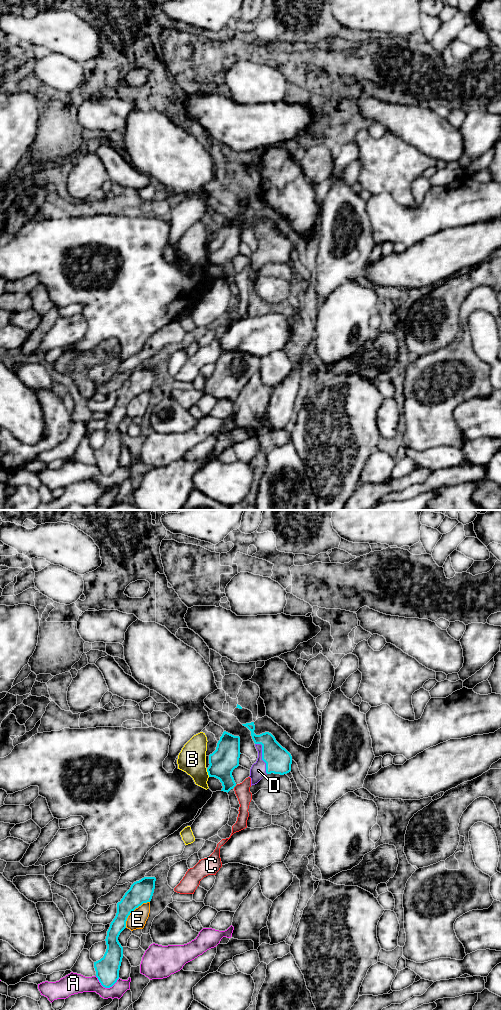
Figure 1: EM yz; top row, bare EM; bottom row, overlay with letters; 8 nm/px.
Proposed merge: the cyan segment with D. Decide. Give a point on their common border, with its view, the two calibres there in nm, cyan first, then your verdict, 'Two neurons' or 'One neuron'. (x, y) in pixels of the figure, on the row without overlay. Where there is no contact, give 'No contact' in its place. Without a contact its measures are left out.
Touches cyan at yz (262, 244). Thickness 220 nm (cyan) against 130 nm. One neuron

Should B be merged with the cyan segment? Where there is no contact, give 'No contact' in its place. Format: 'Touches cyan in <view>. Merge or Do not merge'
Touches cyan in yz. Do not merge

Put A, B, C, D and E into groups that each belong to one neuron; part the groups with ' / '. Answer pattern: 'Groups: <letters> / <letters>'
Groups: A / B / C / D / E

